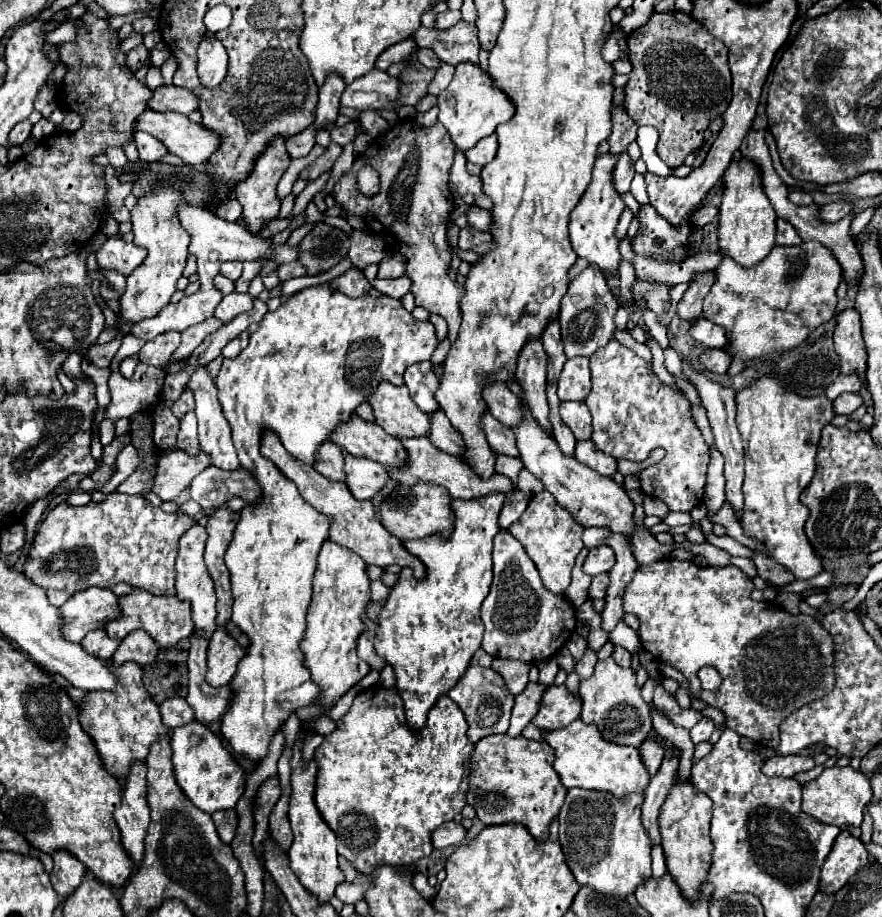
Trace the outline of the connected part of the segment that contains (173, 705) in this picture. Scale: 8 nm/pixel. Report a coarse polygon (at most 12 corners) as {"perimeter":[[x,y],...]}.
{"perimeter":[[185,698],[165,700],[163,724],[177,728],[193,722],[193,708]]}

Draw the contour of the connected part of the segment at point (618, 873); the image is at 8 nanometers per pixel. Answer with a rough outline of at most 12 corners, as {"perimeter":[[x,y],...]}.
{"perimeter":[[571,788],[559,842],[575,880],[623,900],[651,876],[643,794]]}

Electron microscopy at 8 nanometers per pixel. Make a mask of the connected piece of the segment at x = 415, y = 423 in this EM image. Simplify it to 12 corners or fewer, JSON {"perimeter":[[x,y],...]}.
{"perimeter":[[381,382],[369,398],[375,422],[391,436],[429,434],[407,386]]}

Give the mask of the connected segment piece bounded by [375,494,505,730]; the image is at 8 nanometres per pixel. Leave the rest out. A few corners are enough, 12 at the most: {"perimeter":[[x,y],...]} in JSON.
{"perimeter":[[503,494],[451,500],[455,530],[403,542],[375,652],[407,726],[481,648]]}

